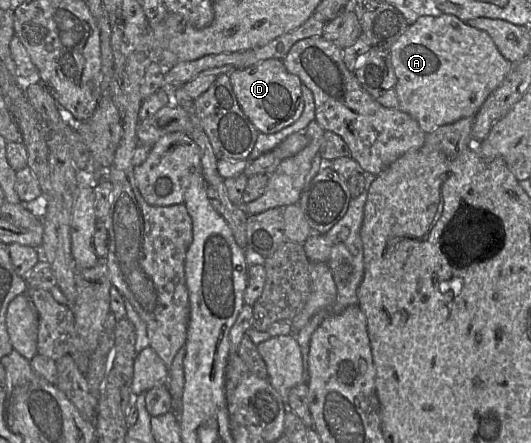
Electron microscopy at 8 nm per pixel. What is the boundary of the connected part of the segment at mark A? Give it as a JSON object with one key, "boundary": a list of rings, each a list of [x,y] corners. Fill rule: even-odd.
{"boundary":[[[421,16],[388,49],[397,77],[394,90],[398,109],[415,119],[426,134],[437,127],[475,116],[487,97],[503,82],[512,63],[499,52],[491,37],[456,16]]]}

